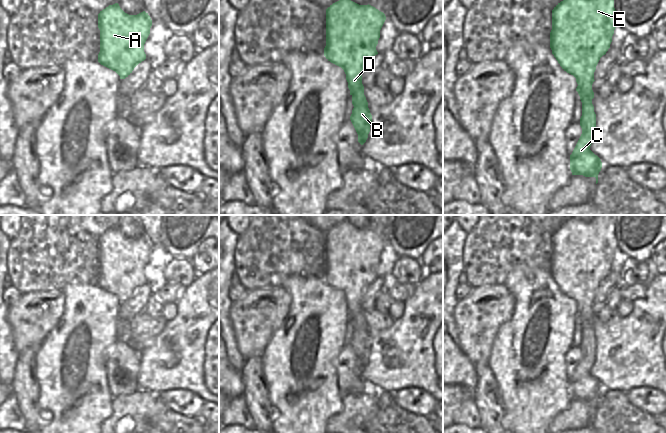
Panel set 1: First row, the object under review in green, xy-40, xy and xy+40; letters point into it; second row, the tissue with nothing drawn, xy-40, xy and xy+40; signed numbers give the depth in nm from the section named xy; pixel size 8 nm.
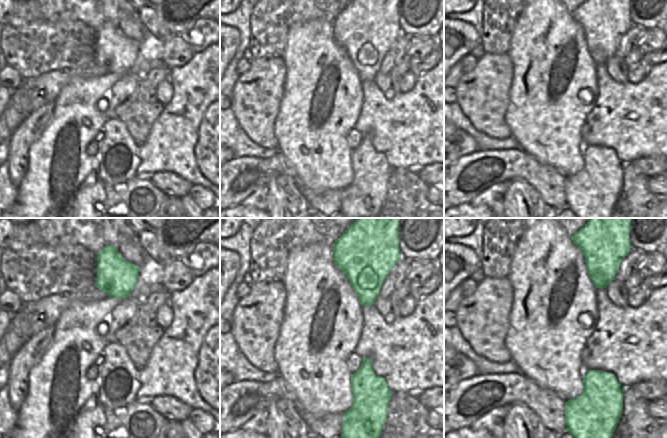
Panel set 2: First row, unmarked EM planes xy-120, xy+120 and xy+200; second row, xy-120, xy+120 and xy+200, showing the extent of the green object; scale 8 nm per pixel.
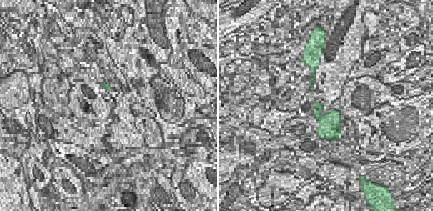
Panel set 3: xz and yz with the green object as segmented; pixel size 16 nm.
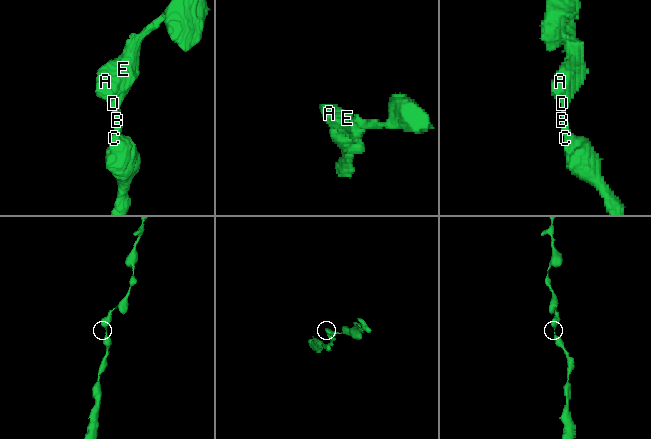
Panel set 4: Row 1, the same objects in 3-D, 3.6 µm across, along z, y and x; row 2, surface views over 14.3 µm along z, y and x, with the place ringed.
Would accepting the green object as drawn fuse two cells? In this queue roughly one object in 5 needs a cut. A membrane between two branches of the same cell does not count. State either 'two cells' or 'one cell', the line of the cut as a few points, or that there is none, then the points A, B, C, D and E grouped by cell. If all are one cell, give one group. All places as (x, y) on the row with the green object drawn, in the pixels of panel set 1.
one cell; no cut; A B C D E

